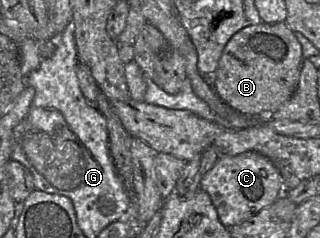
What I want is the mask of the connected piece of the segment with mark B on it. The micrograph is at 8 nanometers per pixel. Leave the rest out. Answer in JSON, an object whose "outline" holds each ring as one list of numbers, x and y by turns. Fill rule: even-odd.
{"outline":[[284,22,244,27,224,47,211,84,218,96,245,116,270,115,295,92,303,62,302,47]]}

